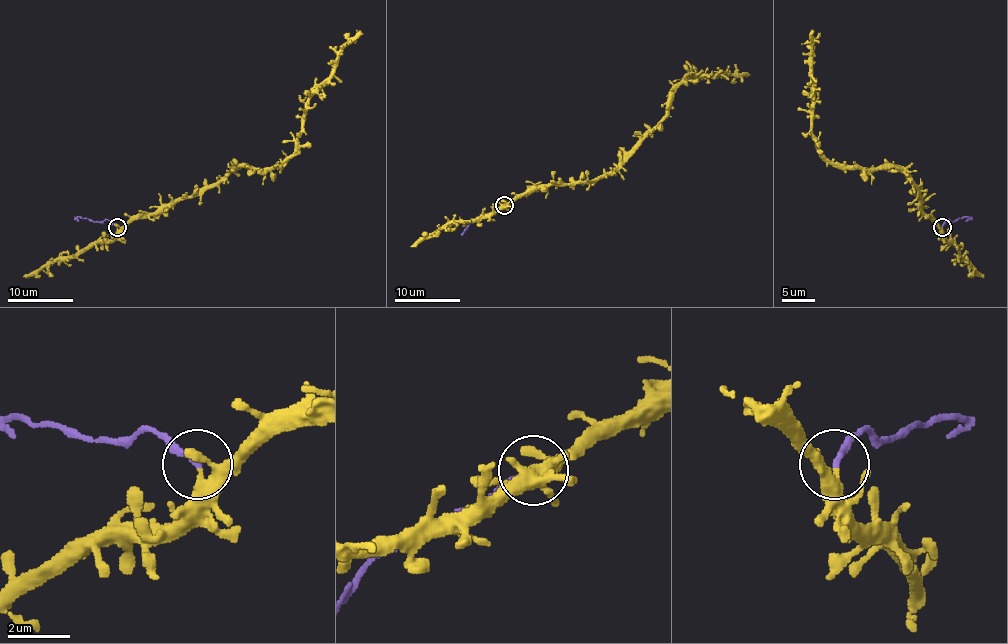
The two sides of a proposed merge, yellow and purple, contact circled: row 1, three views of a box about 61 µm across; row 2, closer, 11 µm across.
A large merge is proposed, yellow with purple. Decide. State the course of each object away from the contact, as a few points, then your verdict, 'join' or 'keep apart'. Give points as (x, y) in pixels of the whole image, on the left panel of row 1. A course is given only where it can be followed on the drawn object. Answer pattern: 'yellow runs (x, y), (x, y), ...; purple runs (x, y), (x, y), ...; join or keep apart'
yellow runs (117, 228), (200, 195), (236, 167), (282, 164), (295, 151), (305, 102), (330, 76), (336, 55), (361, 30); purple runs (117, 226), (107, 220), (74, 218); keep apart

